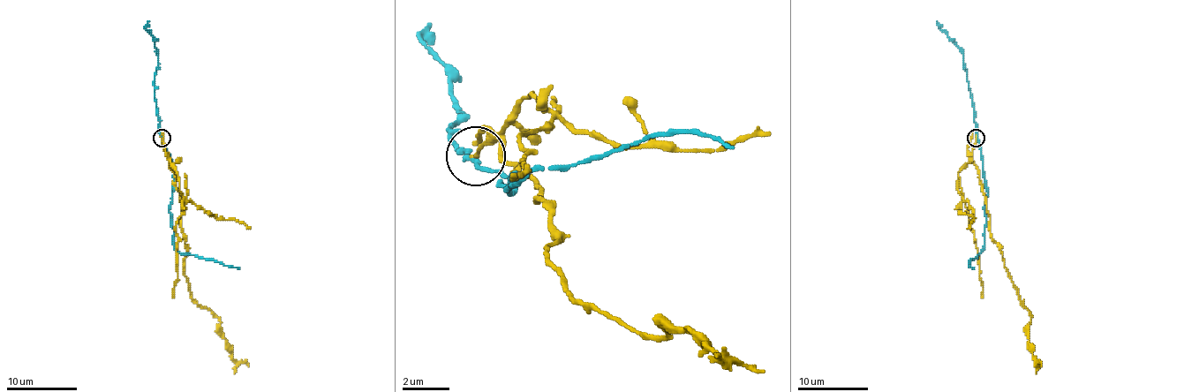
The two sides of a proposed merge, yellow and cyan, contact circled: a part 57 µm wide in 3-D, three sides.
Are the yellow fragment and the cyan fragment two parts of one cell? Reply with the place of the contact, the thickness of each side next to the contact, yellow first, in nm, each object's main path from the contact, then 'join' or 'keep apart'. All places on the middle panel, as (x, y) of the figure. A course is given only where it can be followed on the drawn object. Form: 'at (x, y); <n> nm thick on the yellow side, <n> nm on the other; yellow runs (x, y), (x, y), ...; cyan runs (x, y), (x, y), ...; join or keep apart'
at (475, 156); 180 nm thick on the yellow side, 190 nm on the other; yellow runs (474, 154), (492, 137), (539, 190), (550, 260), (598, 313), (662, 337), (691, 331), (762, 373); cyan runs (474, 154), (486, 172), (521, 178), (509, 196), (497, 184), (662, 131), (704, 131), (733, 149); keep apart

